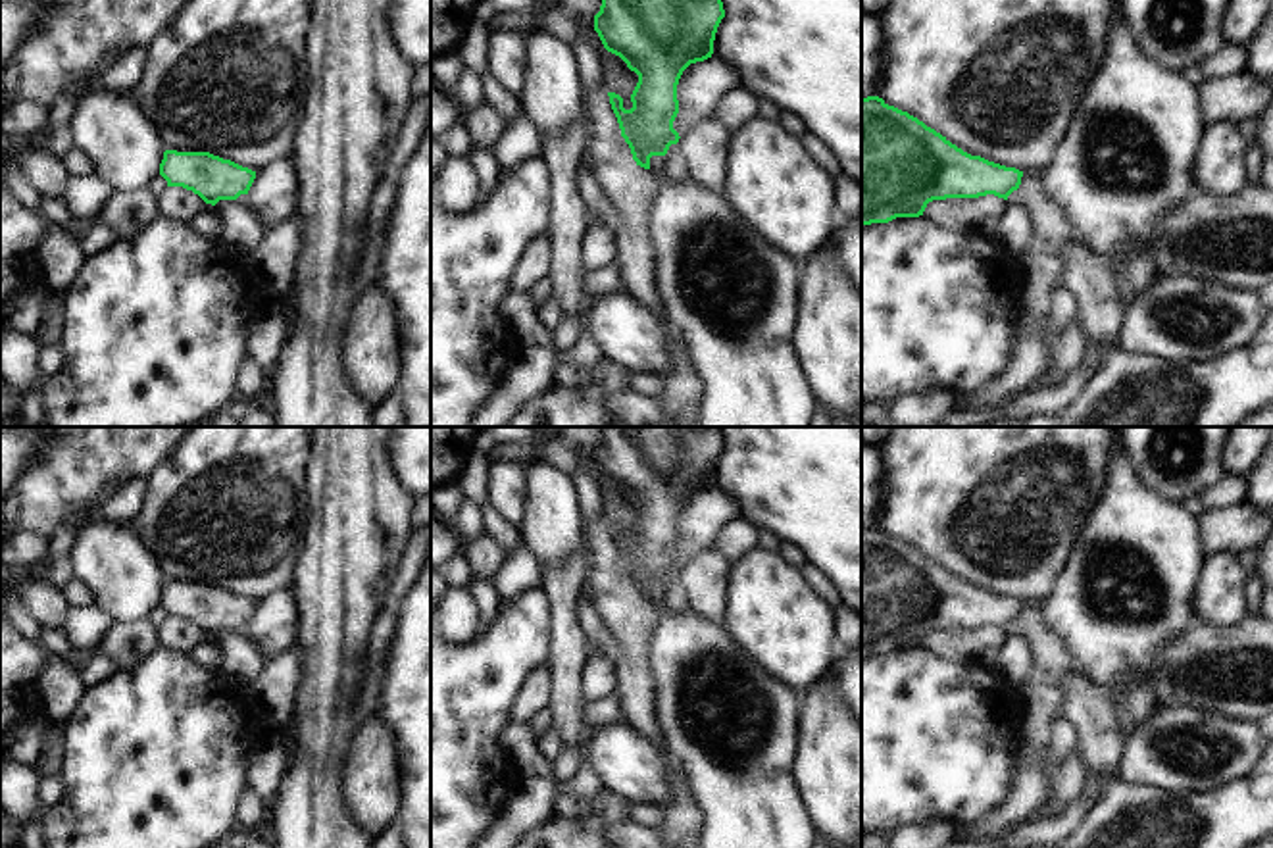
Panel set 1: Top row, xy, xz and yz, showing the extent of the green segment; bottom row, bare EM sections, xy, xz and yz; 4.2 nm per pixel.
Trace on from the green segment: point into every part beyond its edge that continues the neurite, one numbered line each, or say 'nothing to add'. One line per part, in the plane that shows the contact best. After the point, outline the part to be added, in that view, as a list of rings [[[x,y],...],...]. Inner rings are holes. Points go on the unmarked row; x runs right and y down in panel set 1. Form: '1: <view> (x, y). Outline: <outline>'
nothing to add.

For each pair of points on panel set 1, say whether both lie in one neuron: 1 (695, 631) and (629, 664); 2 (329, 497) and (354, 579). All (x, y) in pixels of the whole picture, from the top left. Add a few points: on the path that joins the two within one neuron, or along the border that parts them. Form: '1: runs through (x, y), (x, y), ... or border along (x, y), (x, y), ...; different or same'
1: border along (658, 610), (658, 622), (648, 639), (652, 698); different
2: runs through (350, 518), (350, 558); same

